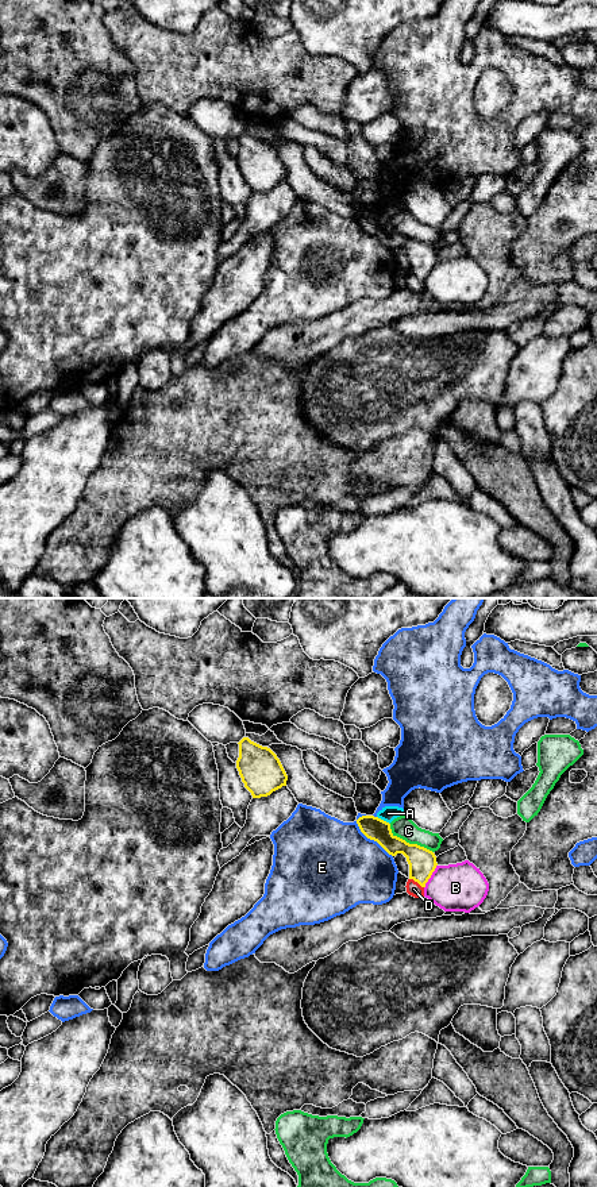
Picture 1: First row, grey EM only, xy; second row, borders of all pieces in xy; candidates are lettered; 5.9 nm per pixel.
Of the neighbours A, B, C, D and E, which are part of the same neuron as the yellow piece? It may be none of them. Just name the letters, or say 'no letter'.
no letter

